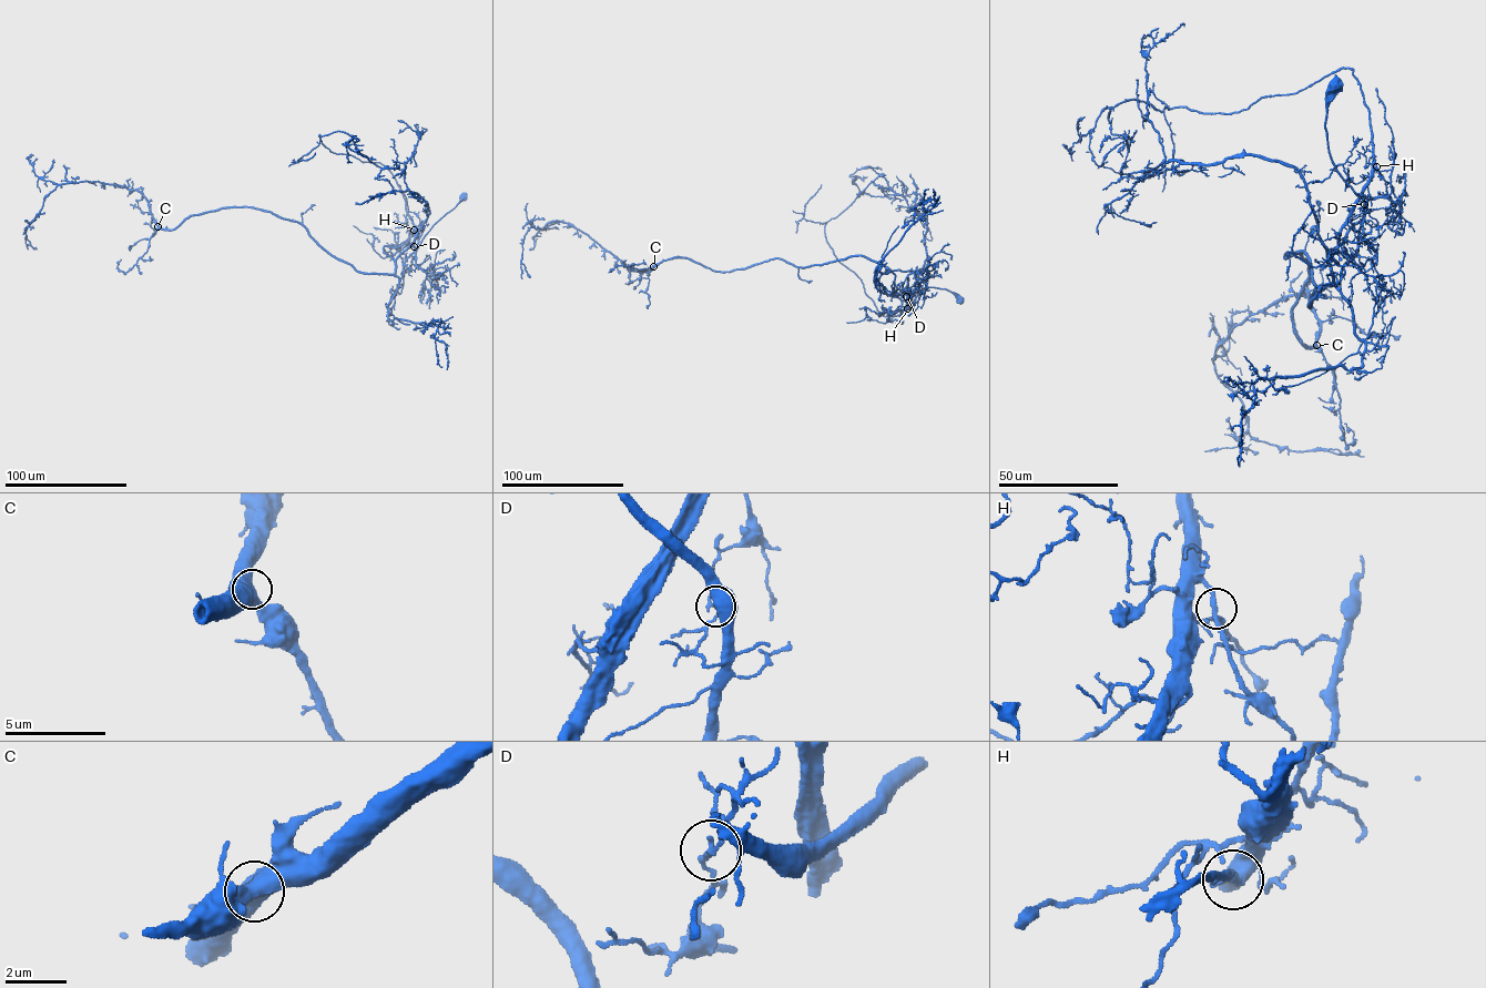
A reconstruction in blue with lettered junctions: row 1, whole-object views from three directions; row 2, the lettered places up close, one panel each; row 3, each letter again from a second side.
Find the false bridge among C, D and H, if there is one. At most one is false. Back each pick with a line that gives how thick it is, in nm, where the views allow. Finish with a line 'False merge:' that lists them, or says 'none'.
D: 120 nm thick
False merge: D

